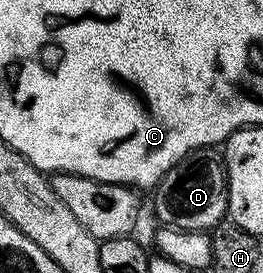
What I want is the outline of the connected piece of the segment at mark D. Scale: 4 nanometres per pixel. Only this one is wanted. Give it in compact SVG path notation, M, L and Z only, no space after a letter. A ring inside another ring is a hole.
M213 148L189 151L162 176L151 197L161 226L174 226L176 230L212 231L222 225L229 209L229 177L224 157Z

